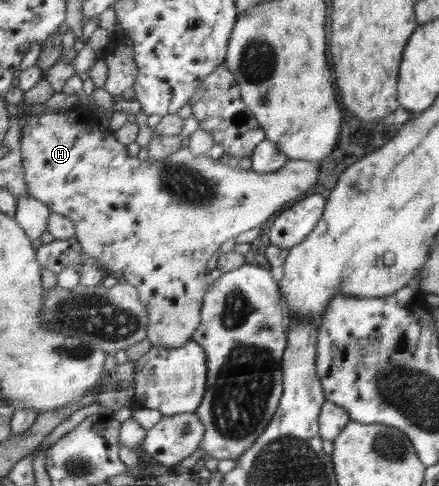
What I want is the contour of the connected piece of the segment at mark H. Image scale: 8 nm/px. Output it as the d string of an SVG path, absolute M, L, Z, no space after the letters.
M73 109L65 113L52 113L48 111L43 115L32 115L27 124L24 125L21 137L21 151L24 156L24 167L27 174L28 188L30 194L42 202L48 203L54 213L62 214L73 219L76 224L76 237L81 245L81 250L91 256L104 267L108 272L122 270L123 277L128 284L136 288L141 303L145 304L149 319L147 328L147 338L151 346L163 346L168 348L180 348L188 341L192 340L191 336L199 327L201 321L201 306L207 288L211 281L206 274L206 264L216 254L220 244L224 244L230 238L236 238L242 232L260 227L262 222L266 222L274 212L278 212L284 204L292 202L300 194L304 194L312 184L318 180L318 170L320 162L289 159L284 166L276 169L274 172L259 173L258 171L247 169L244 170L235 165L235 163L222 164L222 162L212 160L208 154L192 156L188 147L180 147L172 158L164 162L139 162L136 156L130 156L123 151L124 145L117 141L115 134L110 129L99 130L98 125L94 124L94 118L86 118L86 114L76 114Z

